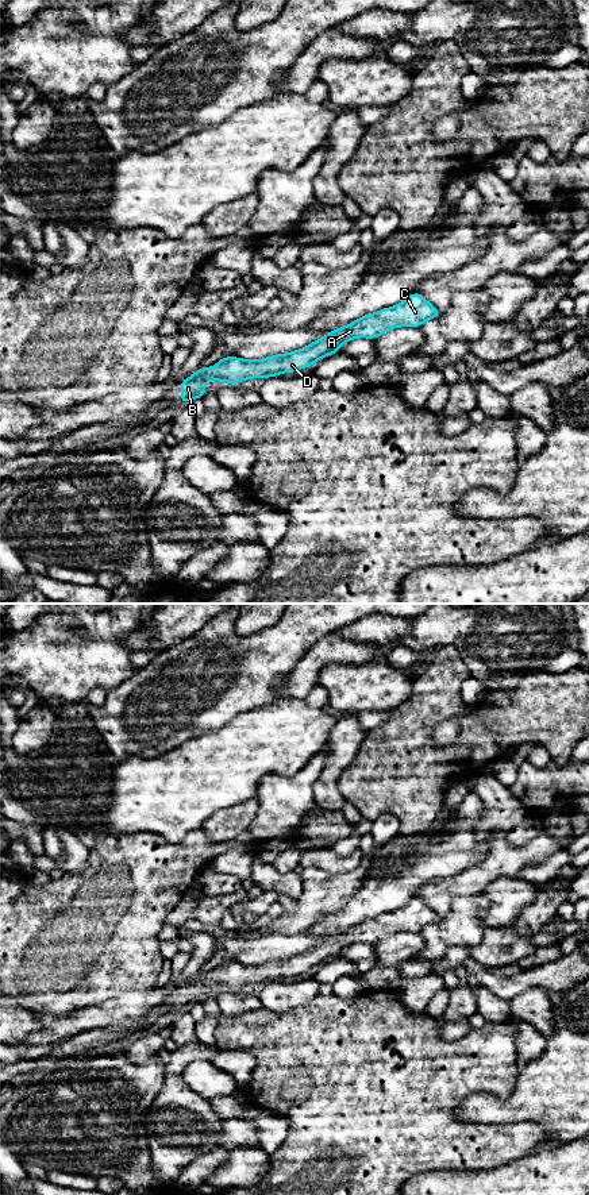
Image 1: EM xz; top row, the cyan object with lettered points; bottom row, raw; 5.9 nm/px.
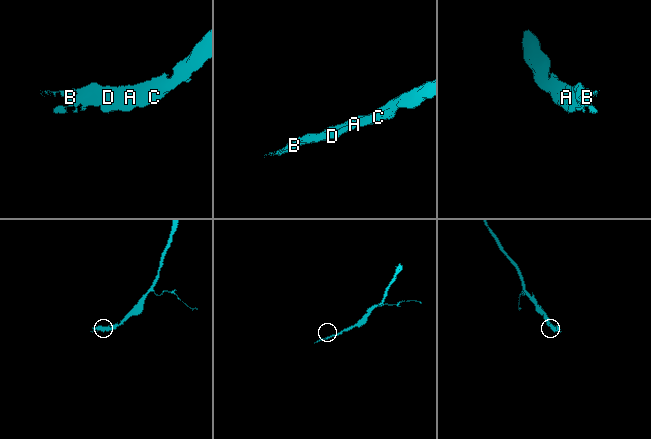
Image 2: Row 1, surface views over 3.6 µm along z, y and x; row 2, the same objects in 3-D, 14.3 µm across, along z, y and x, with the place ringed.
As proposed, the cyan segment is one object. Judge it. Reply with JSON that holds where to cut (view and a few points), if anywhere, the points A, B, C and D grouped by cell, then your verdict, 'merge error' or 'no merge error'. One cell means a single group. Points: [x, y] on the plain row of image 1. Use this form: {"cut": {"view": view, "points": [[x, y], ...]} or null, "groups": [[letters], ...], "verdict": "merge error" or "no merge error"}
{"cut": null, "groups": [["A", "B", "C", "D"]], "verdict": "no merge error"}

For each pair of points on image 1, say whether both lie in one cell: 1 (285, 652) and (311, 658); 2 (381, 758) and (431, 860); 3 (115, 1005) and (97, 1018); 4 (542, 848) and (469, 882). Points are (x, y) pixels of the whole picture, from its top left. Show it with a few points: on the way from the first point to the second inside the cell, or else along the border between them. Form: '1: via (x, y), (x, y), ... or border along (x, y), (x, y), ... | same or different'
1: border along (326, 635), (297, 660), (284, 682) | different
2: border along (432, 822), (419, 832), (400, 835) | different
3: via (111, 1009), (101, 1016) | same
4: via (524, 855), (501, 860), (487, 871) | same

